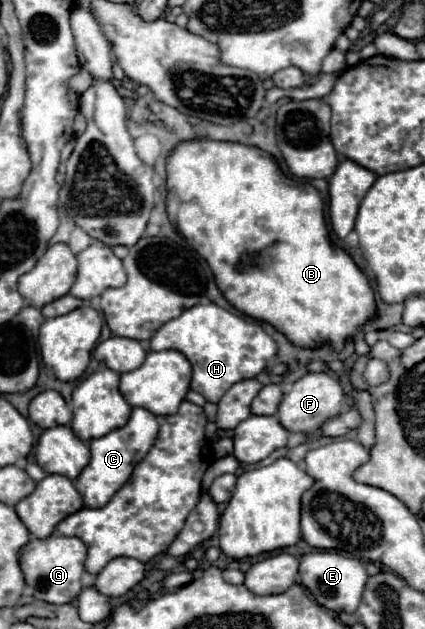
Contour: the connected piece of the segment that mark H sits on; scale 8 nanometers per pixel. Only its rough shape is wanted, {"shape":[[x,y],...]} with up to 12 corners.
{"shape":[[214,303],[162,325],[152,351],[176,349],[192,389],[218,403],[256,377],[276,343]]}

